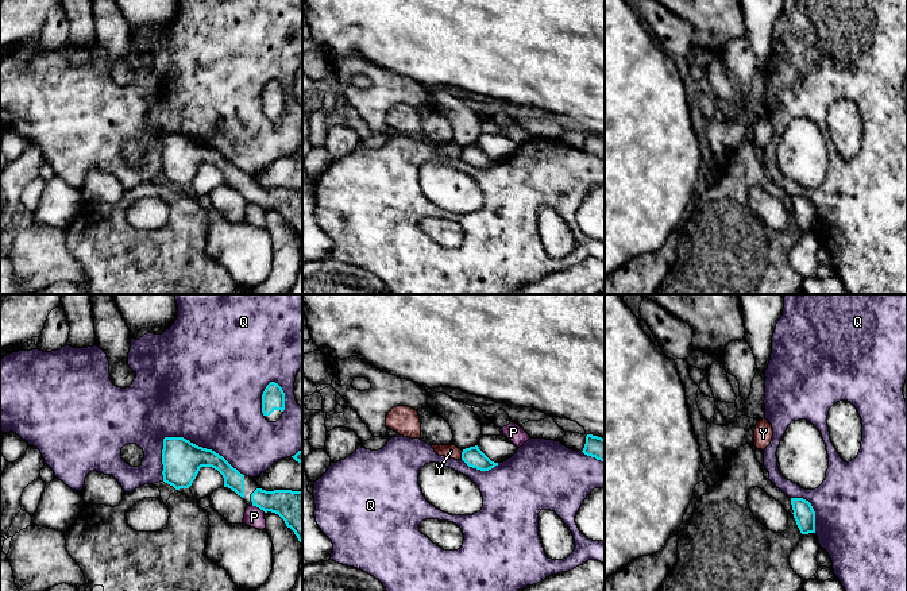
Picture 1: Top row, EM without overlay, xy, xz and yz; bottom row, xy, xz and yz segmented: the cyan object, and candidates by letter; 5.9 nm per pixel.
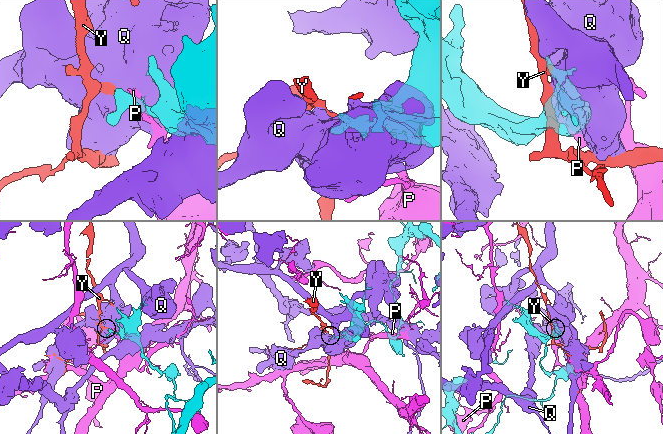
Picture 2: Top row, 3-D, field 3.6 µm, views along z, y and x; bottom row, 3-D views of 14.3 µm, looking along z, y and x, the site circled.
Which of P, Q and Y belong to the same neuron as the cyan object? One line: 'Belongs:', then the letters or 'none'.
Belongs: none

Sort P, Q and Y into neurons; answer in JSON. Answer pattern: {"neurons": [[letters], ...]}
{"neurons": [["P"], ["Q"], ["Y"]]}

